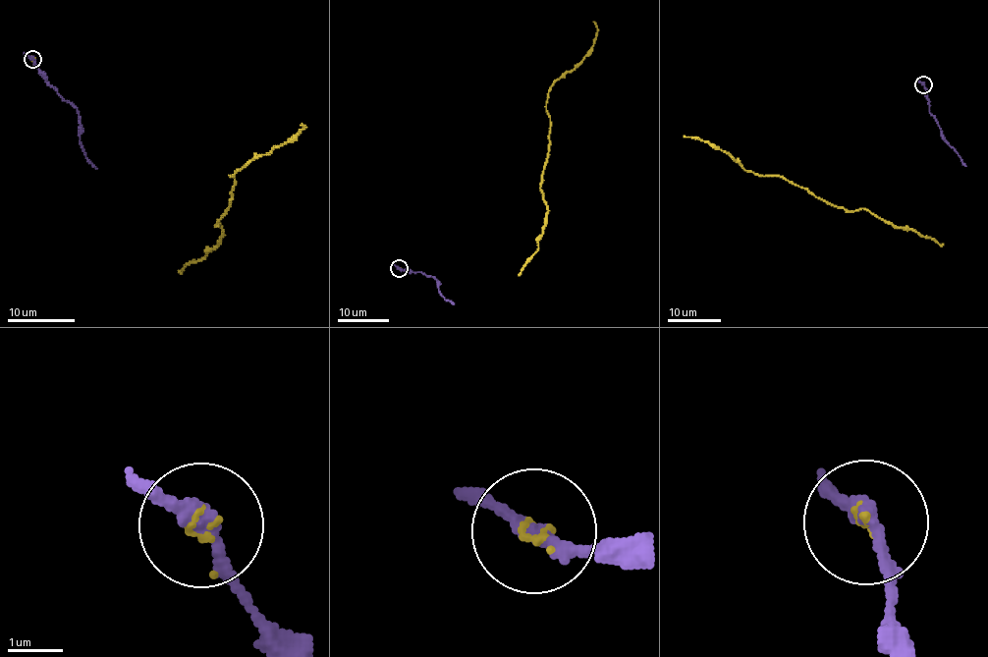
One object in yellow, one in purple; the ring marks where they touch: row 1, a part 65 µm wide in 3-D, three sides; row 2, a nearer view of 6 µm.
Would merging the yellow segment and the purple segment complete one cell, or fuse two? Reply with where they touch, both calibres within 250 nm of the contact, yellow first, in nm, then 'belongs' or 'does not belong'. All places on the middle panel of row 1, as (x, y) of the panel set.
(399, 268) | 80/280 nm | belongs

